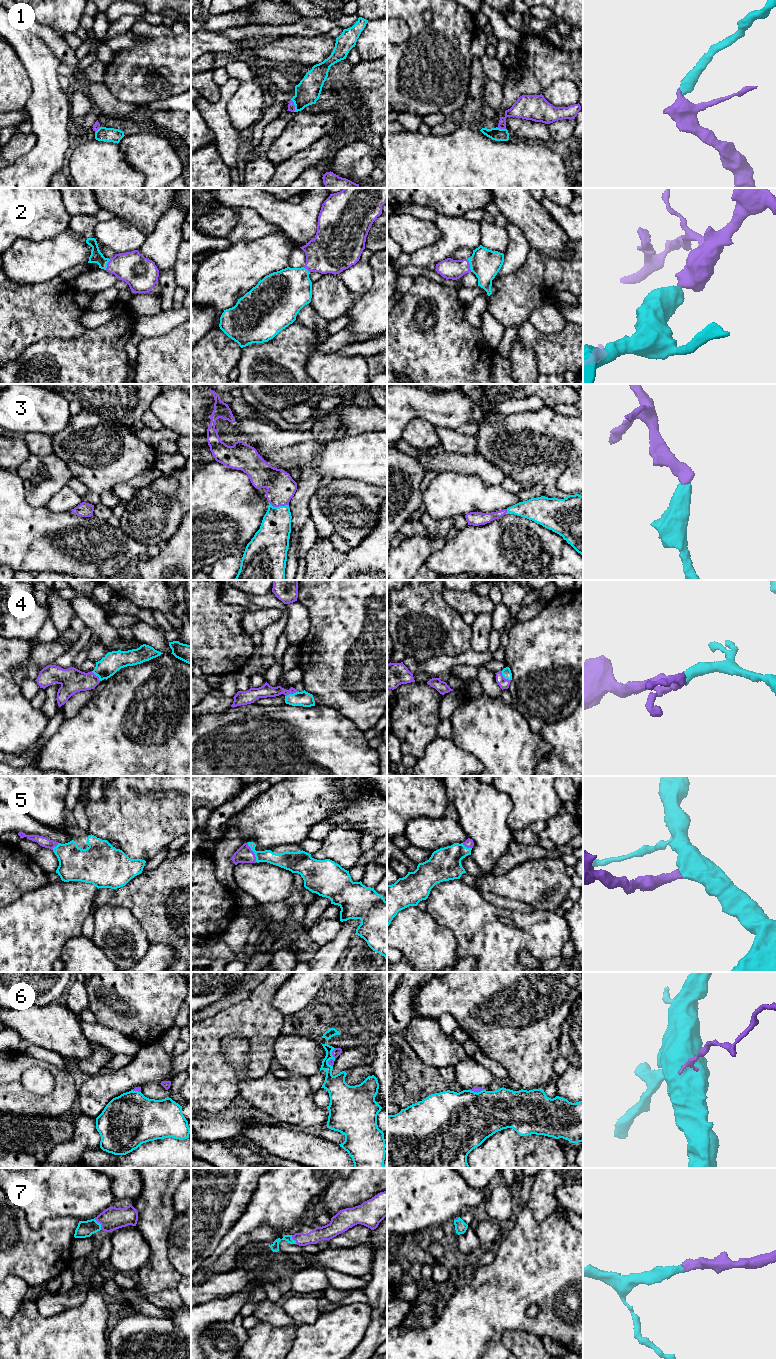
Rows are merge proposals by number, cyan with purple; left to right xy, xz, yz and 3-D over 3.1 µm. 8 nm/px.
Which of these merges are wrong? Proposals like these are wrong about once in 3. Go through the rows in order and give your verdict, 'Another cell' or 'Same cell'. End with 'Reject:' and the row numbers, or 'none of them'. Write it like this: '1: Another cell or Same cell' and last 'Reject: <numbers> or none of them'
1: Another cell
2: Same cell
3: Same cell
4: Same cell
5: Same cell
6: Another cell
7: Same cell
Reject: 1, 6

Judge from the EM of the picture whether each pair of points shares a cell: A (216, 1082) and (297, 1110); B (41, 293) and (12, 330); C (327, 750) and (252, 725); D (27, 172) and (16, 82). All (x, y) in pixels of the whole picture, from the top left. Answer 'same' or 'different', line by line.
A: different
B: same
C: same
D: different

